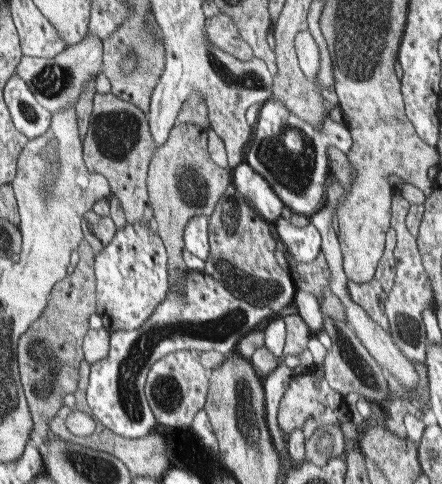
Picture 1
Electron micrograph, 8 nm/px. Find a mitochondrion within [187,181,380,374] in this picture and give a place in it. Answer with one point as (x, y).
(257, 290)

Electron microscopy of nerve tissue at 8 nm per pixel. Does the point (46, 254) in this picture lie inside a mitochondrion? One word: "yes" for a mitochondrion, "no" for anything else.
no

